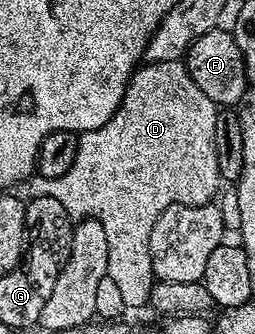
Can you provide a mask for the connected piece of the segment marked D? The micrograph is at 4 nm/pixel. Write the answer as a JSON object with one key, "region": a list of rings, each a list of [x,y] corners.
{"region":[[[183,60],[144,63],[132,74],[125,98],[113,118],[109,118],[105,126],[79,136],[79,184],[39,182],[33,189],[34,195],[57,198],[57,202],[61,202],[72,217],[90,218],[101,224],[109,242],[107,276],[113,278],[113,283],[119,287],[128,310],[146,309],[151,286],[156,282],[149,254],[149,234],[153,230],[153,222],[157,222],[163,211],[174,204],[201,206],[216,199],[215,191],[221,185],[213,146],[216,115],[216,104],[197,87],[197,82],[193,82]]]}

